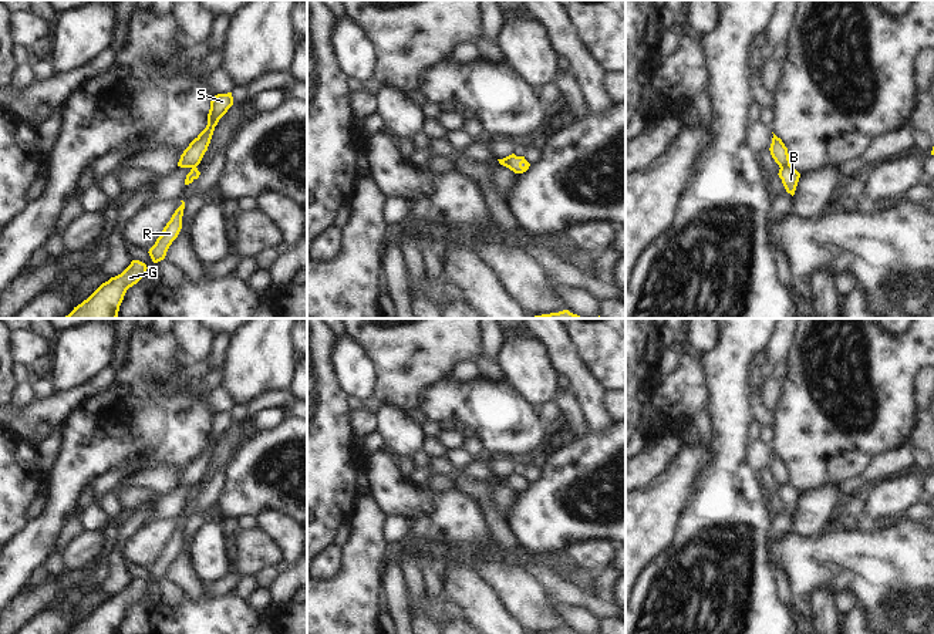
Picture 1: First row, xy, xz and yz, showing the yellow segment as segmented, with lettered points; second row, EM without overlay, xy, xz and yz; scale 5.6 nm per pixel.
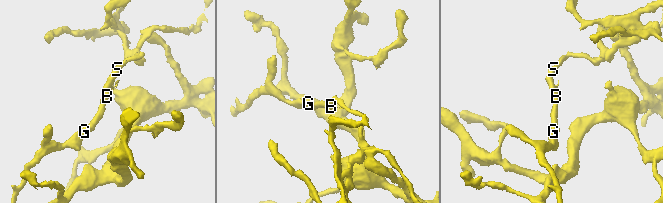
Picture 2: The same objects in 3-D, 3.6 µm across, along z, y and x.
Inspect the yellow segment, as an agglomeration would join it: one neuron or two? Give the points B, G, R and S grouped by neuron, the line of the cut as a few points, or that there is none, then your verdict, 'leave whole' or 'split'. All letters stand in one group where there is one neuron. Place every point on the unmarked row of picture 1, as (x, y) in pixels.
B G R / S; cut in yz along (789, 482), (781, 486); split

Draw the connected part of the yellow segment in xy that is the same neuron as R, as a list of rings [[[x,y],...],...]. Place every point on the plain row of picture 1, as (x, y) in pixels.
[[[181,520],[182,523],[175,529],[171,539],[163,546],[161,554],[156,557],[155,563],[148,570],[154,581],[158,581],[165,577],[169,564],[178,556],[182,547],[185,520]]]

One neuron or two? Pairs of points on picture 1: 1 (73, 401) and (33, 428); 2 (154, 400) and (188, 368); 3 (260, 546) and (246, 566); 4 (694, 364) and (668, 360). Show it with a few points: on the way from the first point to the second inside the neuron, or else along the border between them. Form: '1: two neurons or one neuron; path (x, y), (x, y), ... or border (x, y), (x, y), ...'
1: one neuron; path (63, 403), (43, 418)
2: two neurons; border (179, 368), (164, 388), (165, 393)
3: one neuron; path (256, 550), (248, 562)
4: two neurons; border (680, 354), (680, 366), (668, 375)

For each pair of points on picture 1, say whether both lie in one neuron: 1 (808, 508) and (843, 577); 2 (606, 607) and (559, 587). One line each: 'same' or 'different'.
1: different
2: same

